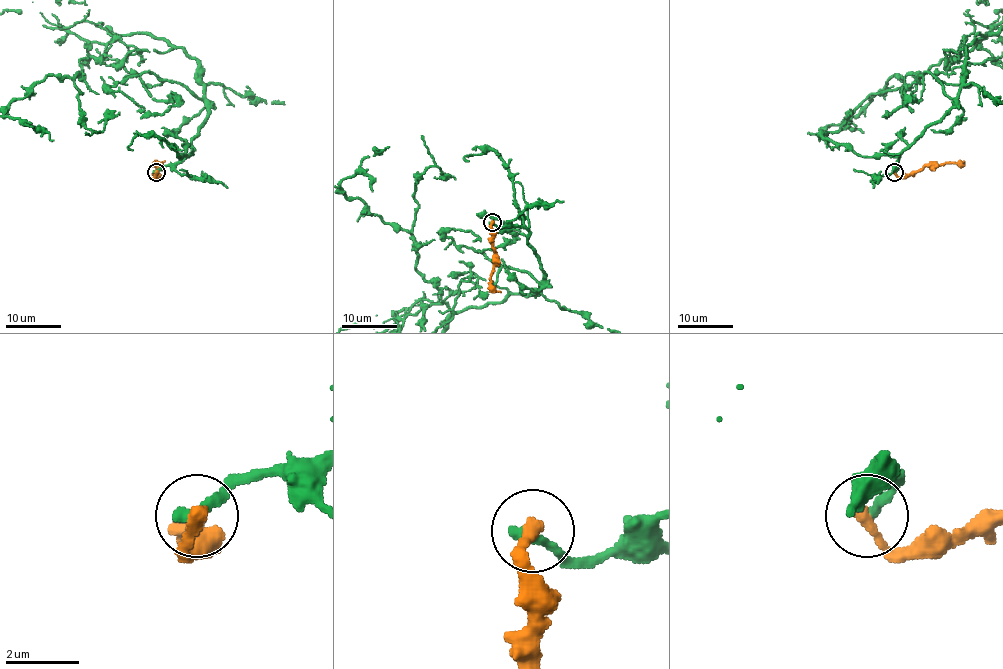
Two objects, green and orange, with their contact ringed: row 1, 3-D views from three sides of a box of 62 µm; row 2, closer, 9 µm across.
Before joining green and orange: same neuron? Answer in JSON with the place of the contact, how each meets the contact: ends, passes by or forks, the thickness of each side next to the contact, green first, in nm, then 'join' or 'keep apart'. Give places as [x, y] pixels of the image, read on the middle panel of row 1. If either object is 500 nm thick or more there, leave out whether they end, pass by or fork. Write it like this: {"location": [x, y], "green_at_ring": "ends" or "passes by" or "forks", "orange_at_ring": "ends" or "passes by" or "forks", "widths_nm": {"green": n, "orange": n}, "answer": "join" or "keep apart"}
{"location": [492, 222], "green_at_ring": "ends", "orange_at_ring": "ends", "widths_nm": {"green": 340, "orange": 360}, "answer": "keep apart"}

